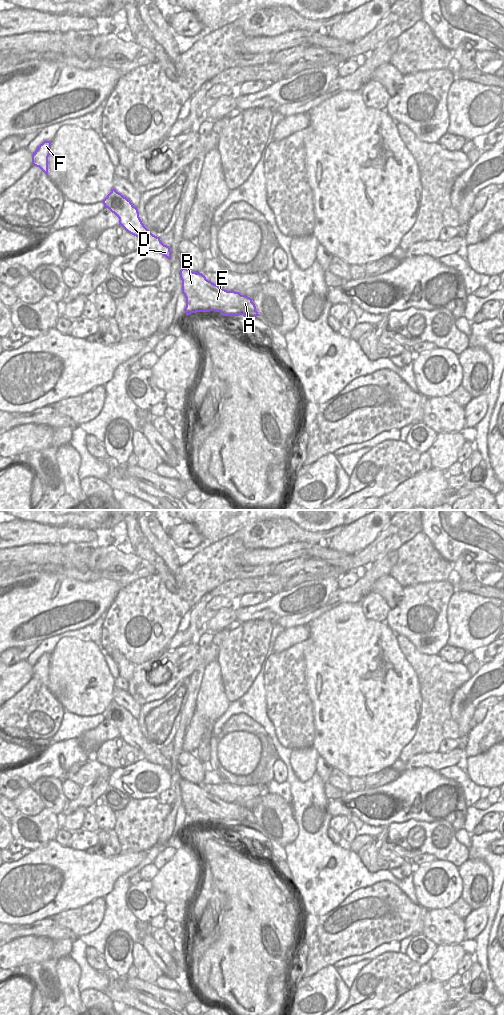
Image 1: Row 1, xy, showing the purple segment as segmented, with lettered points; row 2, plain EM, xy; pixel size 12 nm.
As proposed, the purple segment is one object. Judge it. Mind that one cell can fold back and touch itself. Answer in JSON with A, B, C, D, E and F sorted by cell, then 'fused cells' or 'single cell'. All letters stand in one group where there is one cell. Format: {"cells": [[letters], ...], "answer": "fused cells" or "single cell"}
{"cells": [["A", "B", "C", "D", "E"], ["F"]], "answer": "fused cells"}

